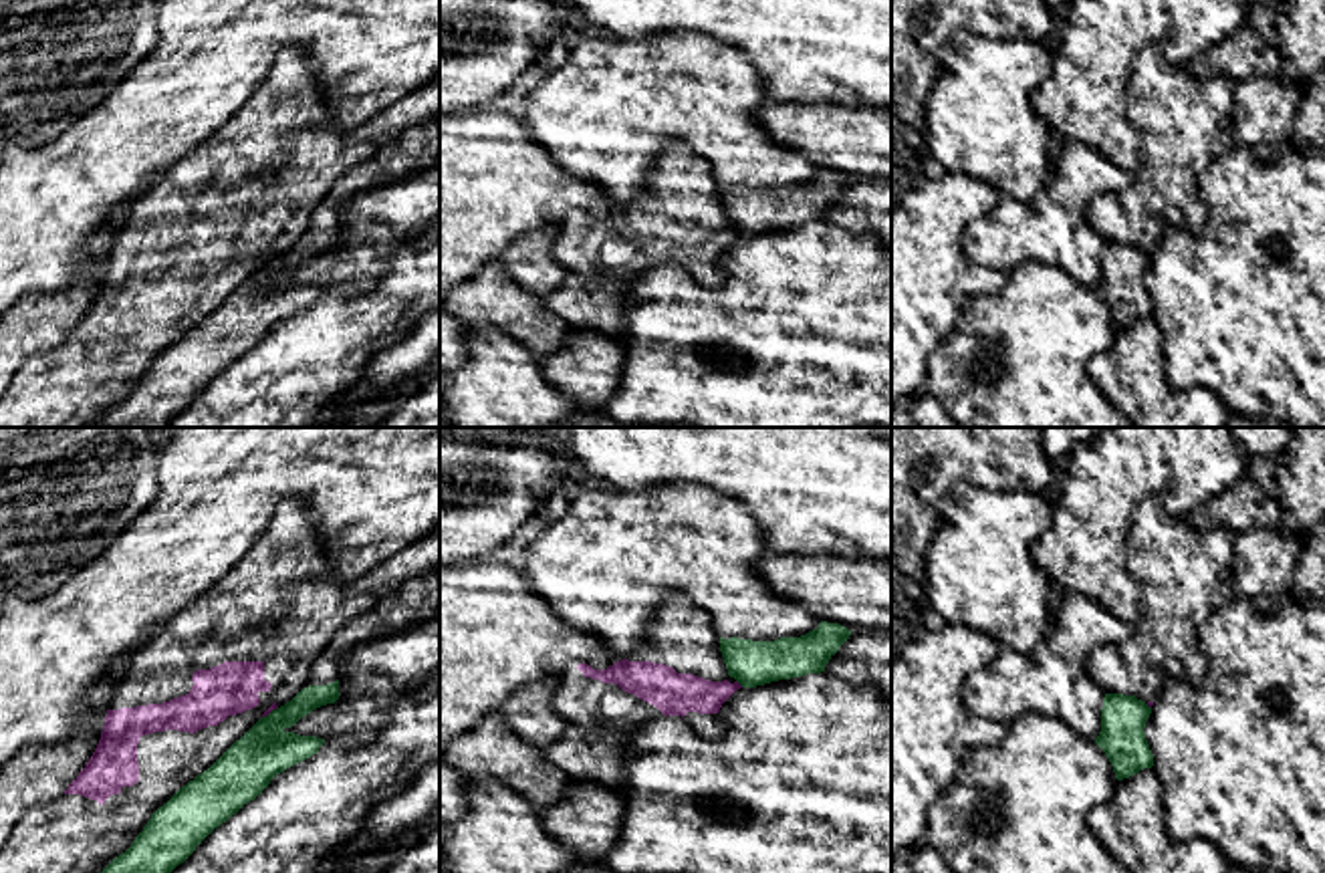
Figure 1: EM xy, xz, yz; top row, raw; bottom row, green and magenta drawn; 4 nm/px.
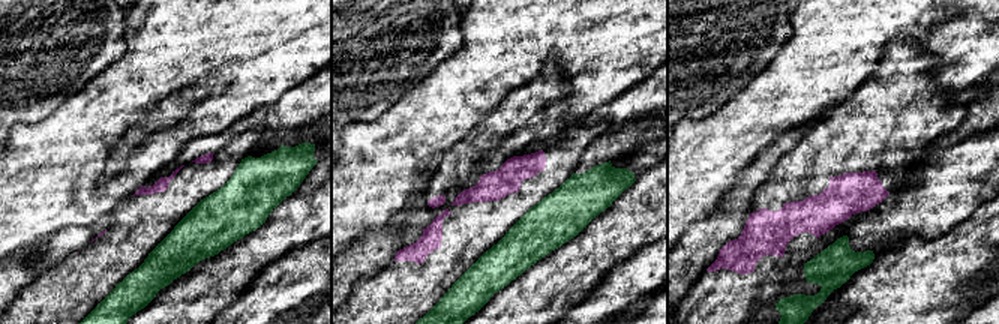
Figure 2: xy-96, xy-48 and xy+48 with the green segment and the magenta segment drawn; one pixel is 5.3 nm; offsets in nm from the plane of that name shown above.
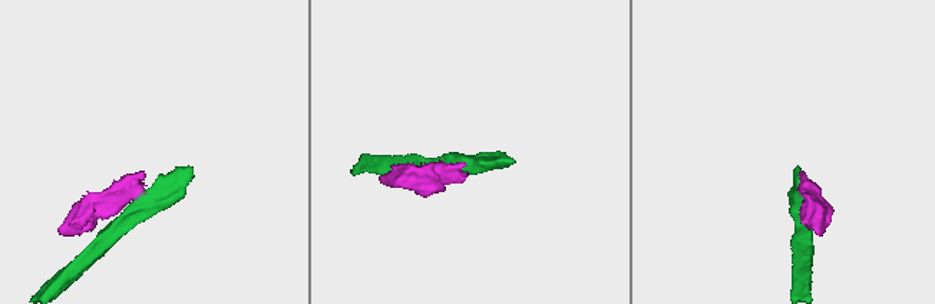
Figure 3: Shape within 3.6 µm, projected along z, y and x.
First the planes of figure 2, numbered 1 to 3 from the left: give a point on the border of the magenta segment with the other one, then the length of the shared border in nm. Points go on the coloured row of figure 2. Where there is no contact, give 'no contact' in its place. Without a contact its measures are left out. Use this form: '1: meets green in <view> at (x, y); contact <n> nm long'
1: no contact
2: no contact
3: no contact

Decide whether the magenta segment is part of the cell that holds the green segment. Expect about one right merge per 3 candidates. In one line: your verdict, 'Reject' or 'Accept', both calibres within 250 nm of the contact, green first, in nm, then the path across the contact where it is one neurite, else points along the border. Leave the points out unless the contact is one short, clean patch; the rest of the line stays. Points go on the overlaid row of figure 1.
Reject. Thickness 180 nm (green) against 160 nm. Boundary: xz (737, 680), (743, 686)

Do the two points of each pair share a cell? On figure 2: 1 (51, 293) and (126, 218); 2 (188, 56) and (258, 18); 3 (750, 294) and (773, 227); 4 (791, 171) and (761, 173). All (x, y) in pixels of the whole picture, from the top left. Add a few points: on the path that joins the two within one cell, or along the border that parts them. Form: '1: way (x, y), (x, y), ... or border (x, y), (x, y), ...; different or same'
1: way (72, 284), (117, 239); same
2: way (206, 38), (225, 18), (240, 18); same
3: way (741, 278), (741, 258), (756, 243); same
4: border (794, 147), (779, 159), (750, 203); different

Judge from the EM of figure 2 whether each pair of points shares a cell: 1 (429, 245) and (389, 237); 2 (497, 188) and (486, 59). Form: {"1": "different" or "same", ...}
{"1": "different", "2": "different"}

